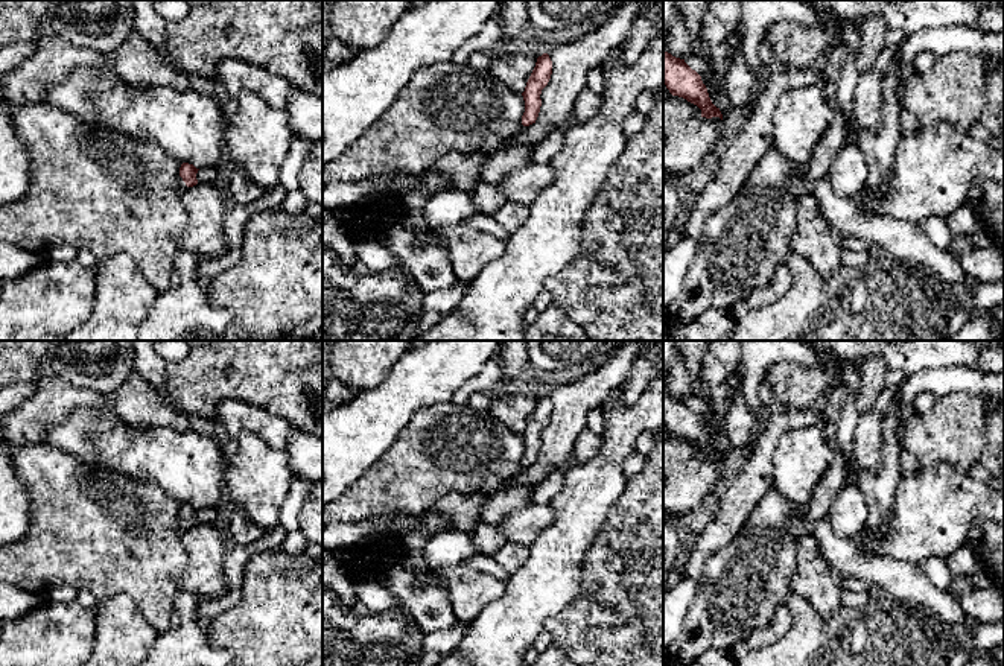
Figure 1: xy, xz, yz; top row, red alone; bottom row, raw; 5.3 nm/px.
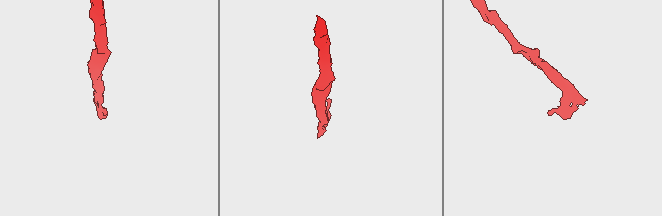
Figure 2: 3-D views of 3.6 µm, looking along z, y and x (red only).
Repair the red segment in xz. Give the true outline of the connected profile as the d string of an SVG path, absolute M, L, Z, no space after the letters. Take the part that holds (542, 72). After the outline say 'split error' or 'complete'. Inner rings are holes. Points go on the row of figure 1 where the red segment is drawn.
M548 53L537 58L535 67L526 82L522 93L525 100L525 113L522 116L522 125L529 126L535 123L542 106L542 90L548 85L552 75L552 61Z; complete

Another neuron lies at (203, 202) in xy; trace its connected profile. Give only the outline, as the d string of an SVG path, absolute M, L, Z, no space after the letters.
M198 182L181 195L187 213L187 224L180 239L180 251L192 251L201 260L225 254L224 198L219 182Z

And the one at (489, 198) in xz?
M479 182L473 196L479 214L493 214L502 204L507 202L499 184Z

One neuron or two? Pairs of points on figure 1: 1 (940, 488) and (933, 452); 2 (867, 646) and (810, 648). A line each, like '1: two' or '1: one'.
1: two
2: one

